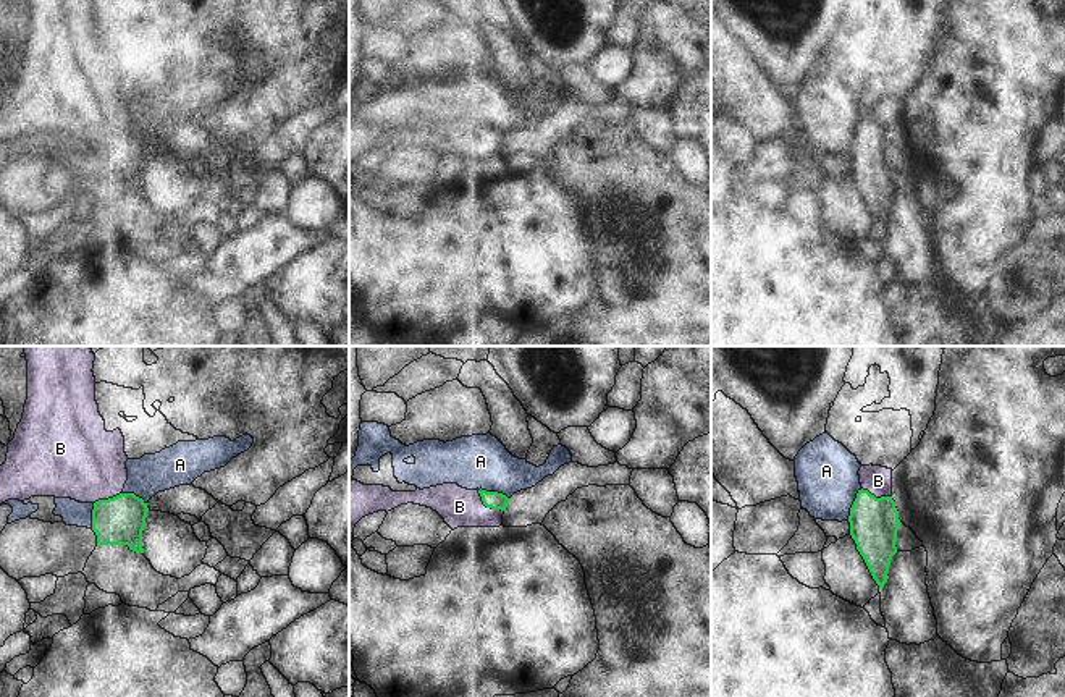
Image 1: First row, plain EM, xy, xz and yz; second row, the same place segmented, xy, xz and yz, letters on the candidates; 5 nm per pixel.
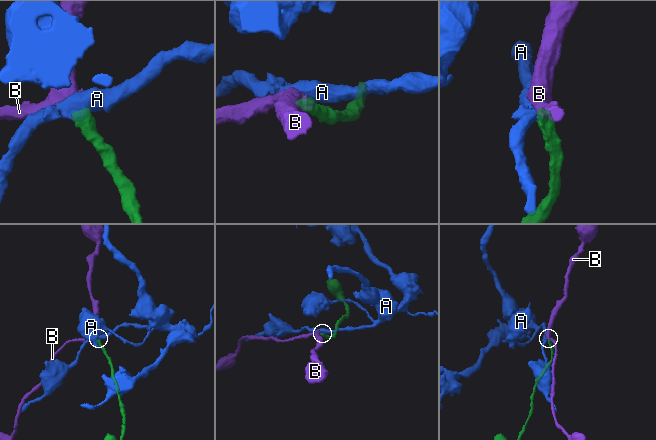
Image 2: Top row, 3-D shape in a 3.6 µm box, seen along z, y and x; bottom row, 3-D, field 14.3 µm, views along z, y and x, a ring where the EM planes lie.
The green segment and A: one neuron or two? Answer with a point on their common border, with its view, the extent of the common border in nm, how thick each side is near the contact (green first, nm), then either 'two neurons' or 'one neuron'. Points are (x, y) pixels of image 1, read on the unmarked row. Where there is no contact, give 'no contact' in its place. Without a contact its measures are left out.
meets green in yz at (852, 143); contact 180 nm long; 240 nm thick on the green side, 300 nm on the other; two neurons

